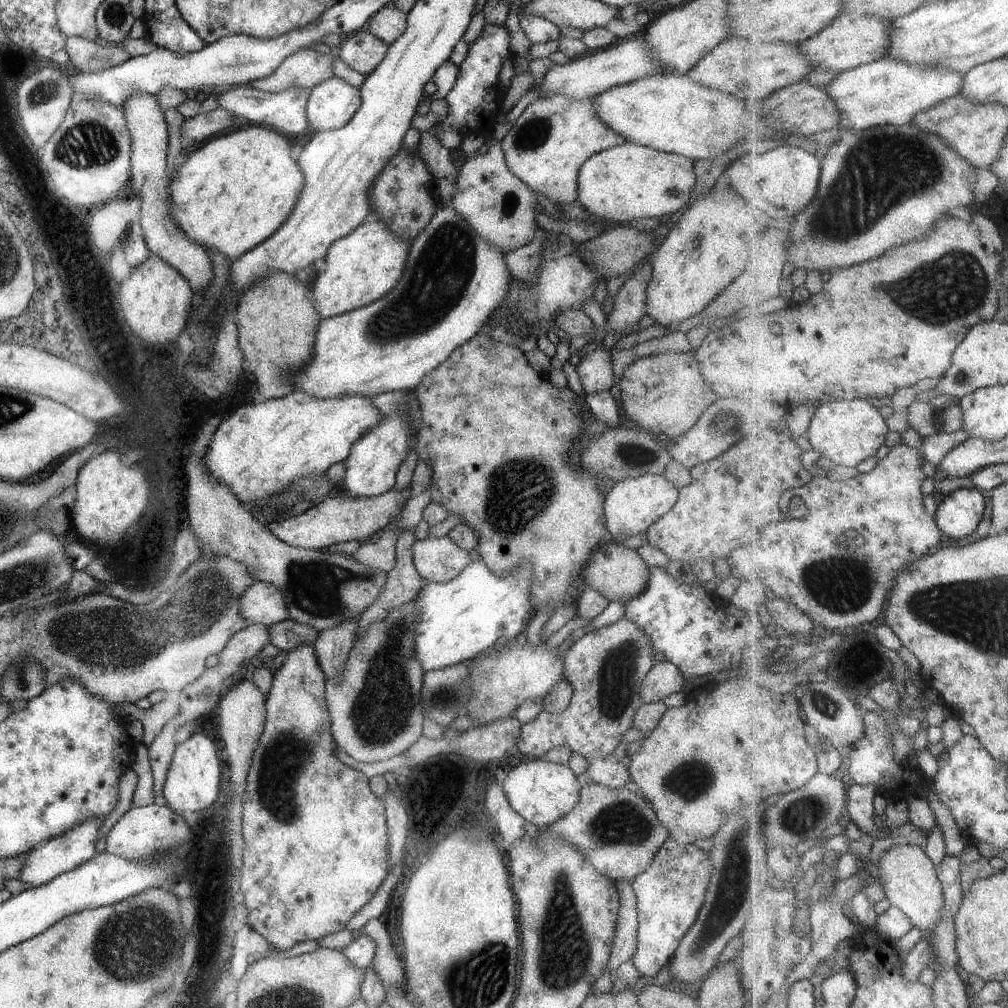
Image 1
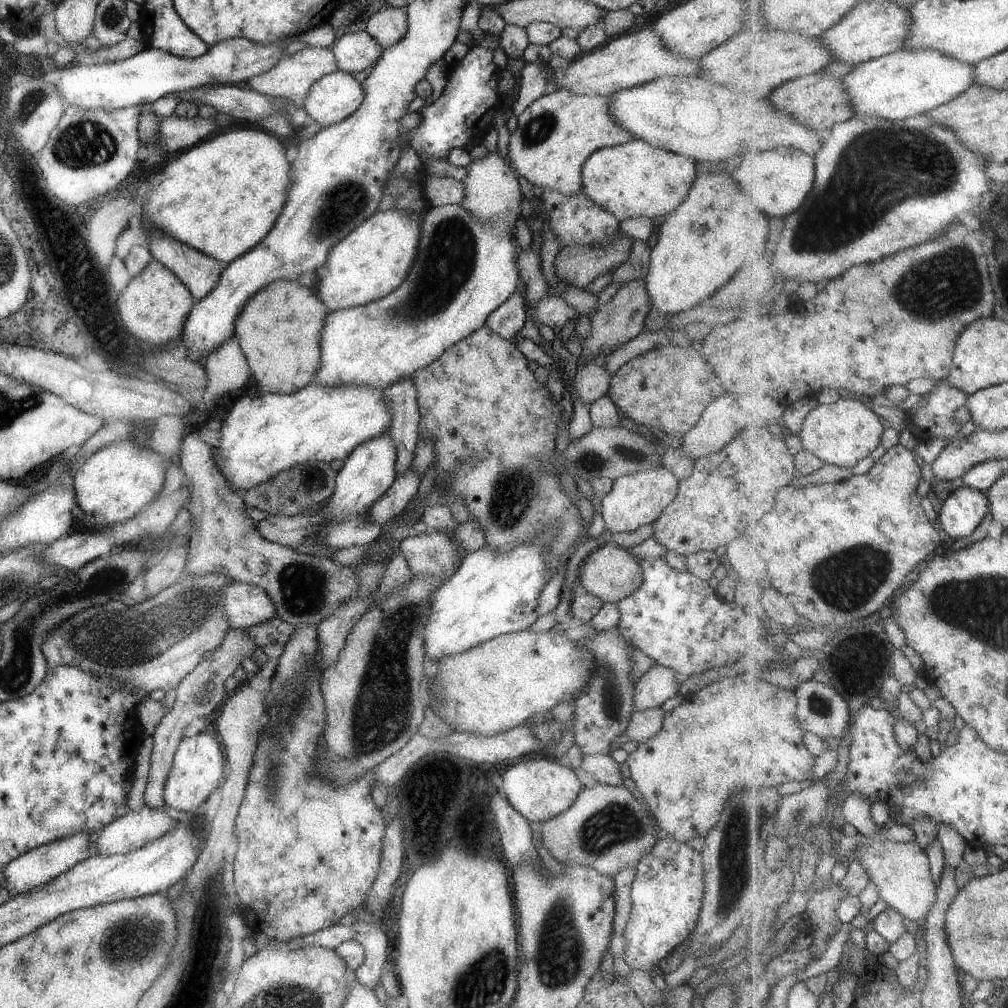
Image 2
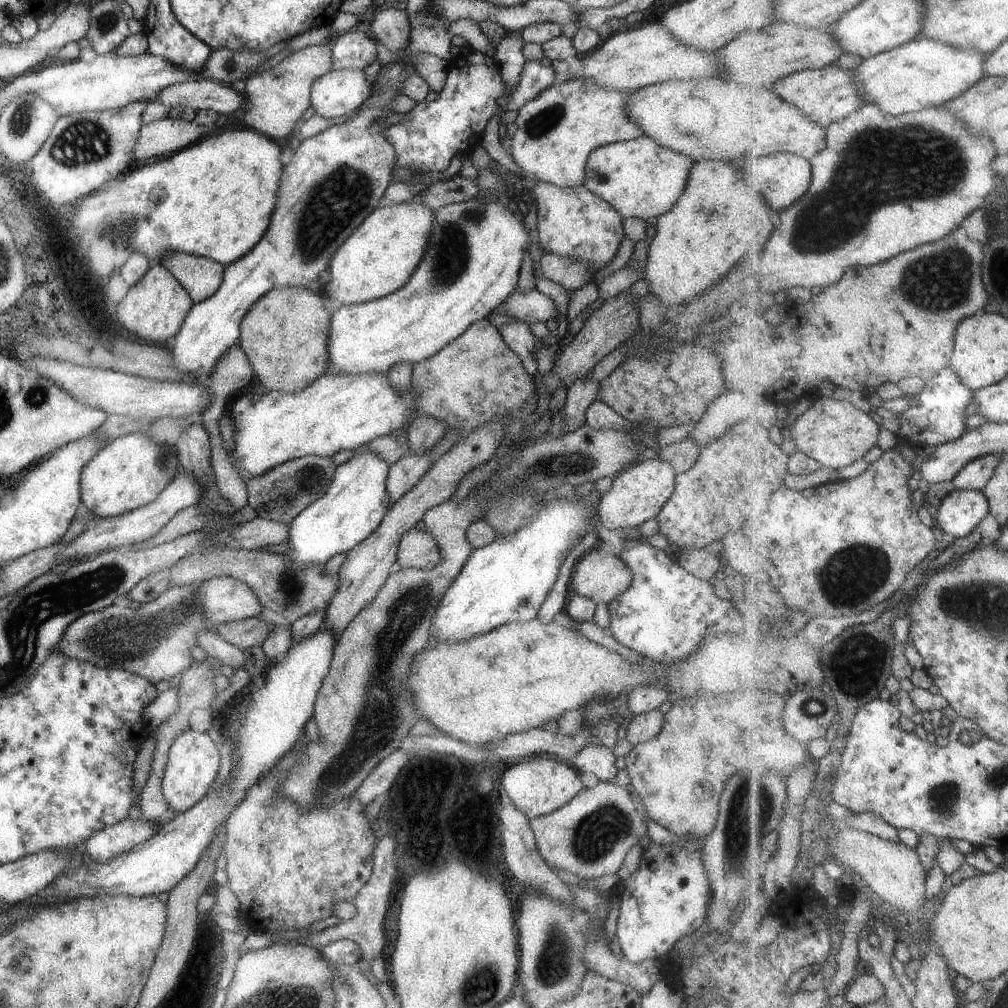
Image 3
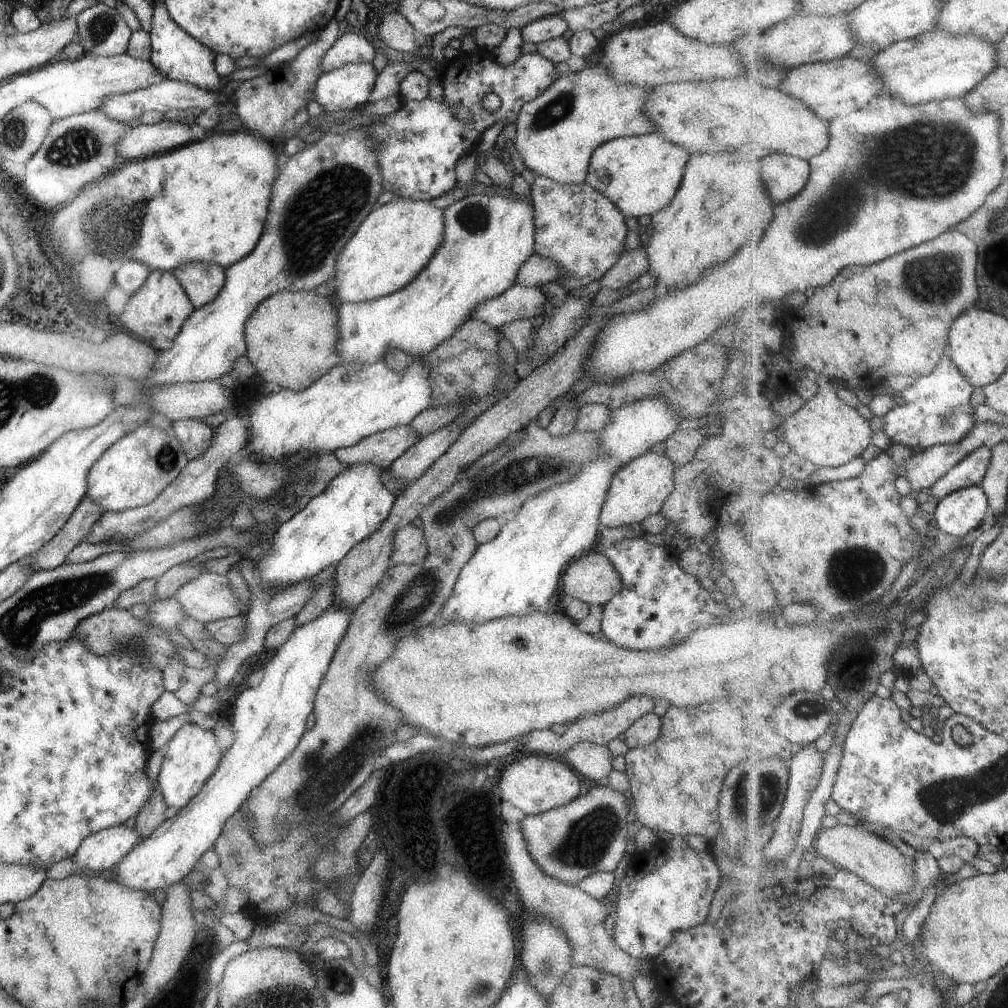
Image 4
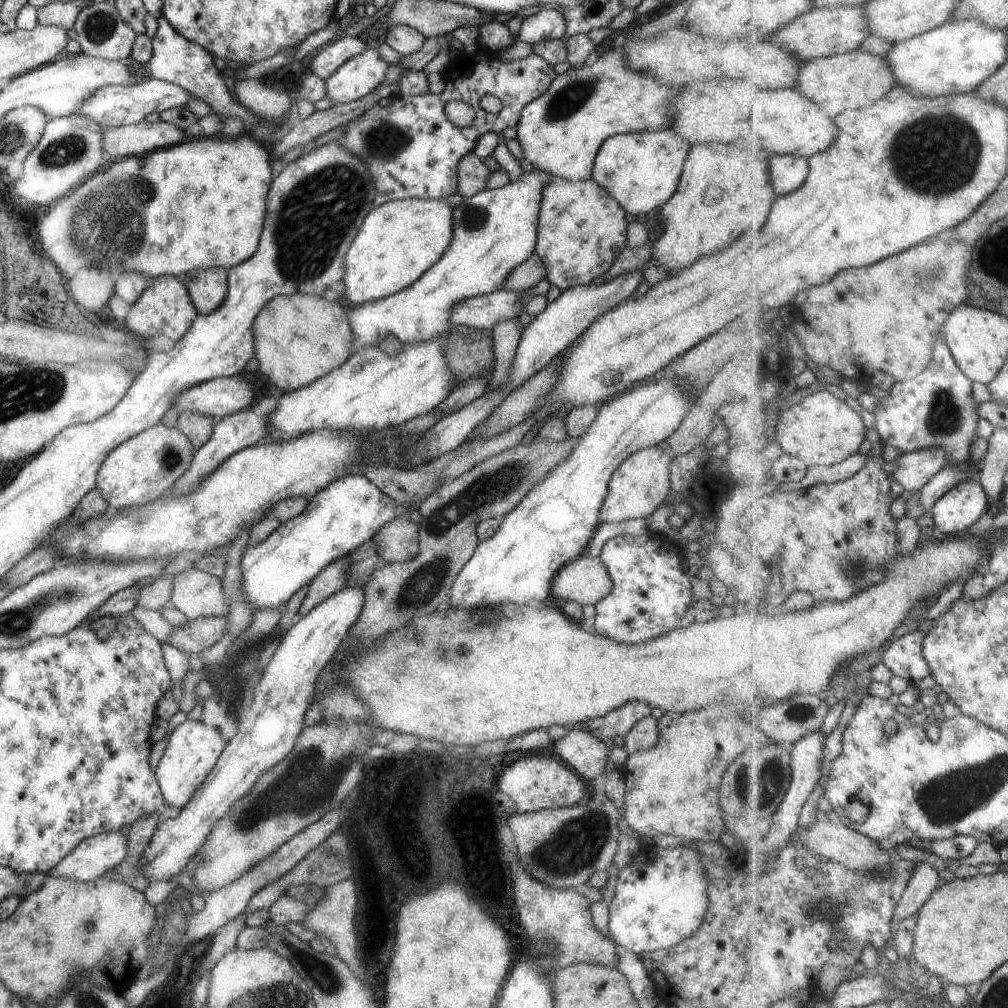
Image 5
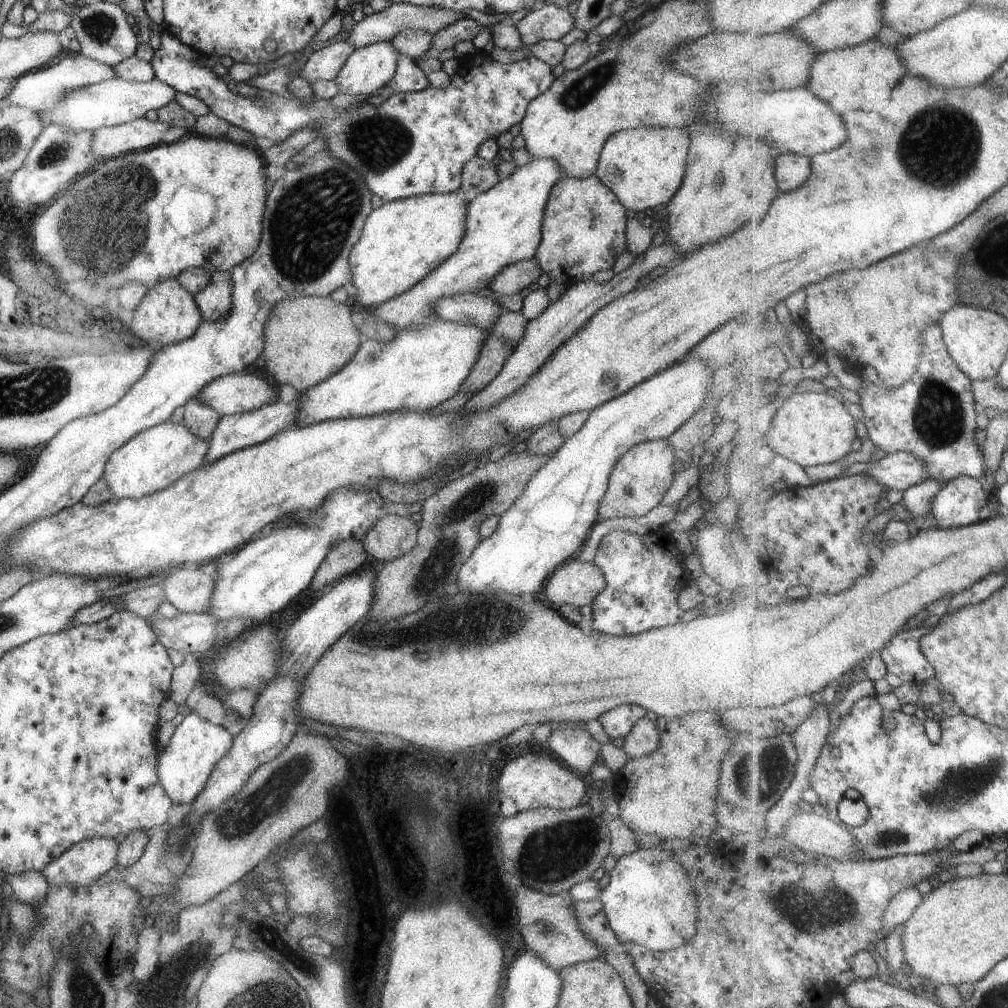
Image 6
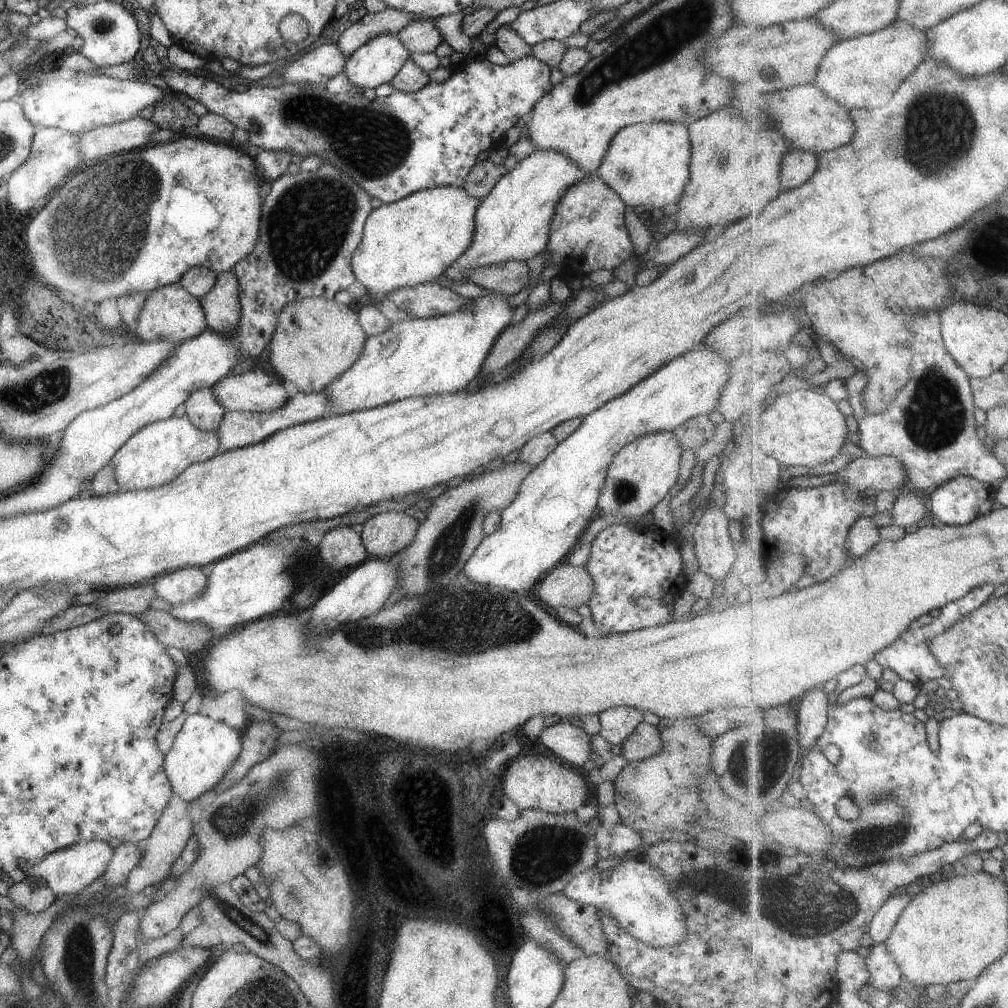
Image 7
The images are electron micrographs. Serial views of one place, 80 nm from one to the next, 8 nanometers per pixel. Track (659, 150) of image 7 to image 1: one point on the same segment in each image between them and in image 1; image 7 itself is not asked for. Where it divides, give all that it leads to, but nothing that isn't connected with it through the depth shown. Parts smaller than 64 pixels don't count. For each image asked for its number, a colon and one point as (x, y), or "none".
1: (626, 182)
2: (630, 179)
3: (640, 179)
4: (639, 174)
5: (640, 170)
6: (643, 167)

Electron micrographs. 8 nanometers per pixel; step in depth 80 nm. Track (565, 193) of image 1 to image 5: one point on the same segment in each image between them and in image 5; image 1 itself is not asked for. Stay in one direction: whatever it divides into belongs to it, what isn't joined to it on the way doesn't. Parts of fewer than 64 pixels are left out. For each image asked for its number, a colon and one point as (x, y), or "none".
2: (554, 135)
3: (556, 130)
4: (556, 132)
5: (559, 131)

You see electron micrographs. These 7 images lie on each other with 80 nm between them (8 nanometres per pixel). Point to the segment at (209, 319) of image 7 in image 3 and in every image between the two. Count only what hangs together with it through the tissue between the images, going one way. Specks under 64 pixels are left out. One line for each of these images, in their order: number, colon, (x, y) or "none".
3: (199, 277)
4: (201, 281)
5: (206, 287)
6: (214, 300)

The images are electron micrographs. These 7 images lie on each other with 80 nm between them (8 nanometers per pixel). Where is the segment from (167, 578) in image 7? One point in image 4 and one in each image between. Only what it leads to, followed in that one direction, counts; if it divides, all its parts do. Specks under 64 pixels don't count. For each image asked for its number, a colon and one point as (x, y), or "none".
4: (208, 597)
5: (195, 593)
6: (188, 588)

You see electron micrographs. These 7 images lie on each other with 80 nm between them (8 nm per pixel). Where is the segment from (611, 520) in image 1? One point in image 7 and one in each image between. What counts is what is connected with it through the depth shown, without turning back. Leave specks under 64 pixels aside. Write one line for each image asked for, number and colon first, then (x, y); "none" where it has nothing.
2: (635, 500)
3: (637, 493)
4: (637, 489)
5: (639, 484)
6: (638, 480)
7: (641, 474)

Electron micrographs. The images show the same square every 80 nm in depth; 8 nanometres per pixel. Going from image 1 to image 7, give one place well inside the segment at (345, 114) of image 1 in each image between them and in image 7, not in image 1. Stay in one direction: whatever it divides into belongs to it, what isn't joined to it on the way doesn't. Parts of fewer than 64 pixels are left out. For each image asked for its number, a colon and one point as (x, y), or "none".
2: (330, 99)
3: (336, 93)
4: (349, 86)
5: (356, 77)
6: (366, 69)
7: (378, 60)

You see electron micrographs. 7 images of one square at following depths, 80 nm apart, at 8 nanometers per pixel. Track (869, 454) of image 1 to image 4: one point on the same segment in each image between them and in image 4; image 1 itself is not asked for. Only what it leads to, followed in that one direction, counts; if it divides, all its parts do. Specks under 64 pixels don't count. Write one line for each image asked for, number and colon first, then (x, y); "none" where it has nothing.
2: (842, 433)
3: (834, 433)
4: (828, 432)

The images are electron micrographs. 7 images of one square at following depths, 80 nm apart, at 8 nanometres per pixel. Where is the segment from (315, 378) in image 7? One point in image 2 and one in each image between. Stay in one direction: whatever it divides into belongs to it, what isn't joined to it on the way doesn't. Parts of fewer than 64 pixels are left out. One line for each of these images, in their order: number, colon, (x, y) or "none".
2: (278, 328)
3: (283, 335)
4: (290, 336)
5: (297, 338)
6: (306, 339)

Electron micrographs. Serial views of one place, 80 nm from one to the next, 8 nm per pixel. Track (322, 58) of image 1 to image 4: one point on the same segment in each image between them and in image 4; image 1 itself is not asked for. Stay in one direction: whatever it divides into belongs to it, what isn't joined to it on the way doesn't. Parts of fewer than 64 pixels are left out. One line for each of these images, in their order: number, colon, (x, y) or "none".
2: (290, 78)
3: (274, 99)
4: (264, 103)

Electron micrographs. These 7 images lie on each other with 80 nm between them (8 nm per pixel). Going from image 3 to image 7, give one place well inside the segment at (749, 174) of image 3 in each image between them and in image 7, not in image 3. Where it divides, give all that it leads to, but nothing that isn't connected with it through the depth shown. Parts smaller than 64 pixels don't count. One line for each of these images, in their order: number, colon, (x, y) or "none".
4: (785, 175)
5: (788, 173)
6: (792, 171)
7: (798, 166)

